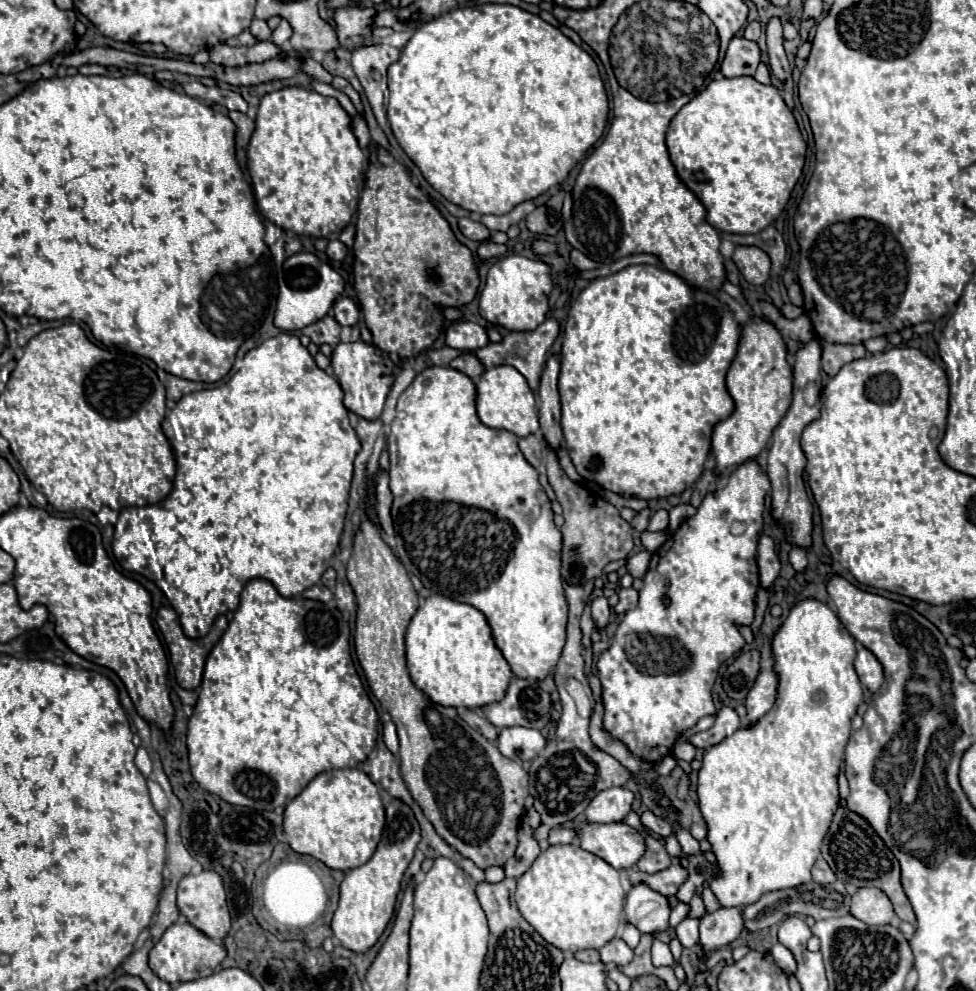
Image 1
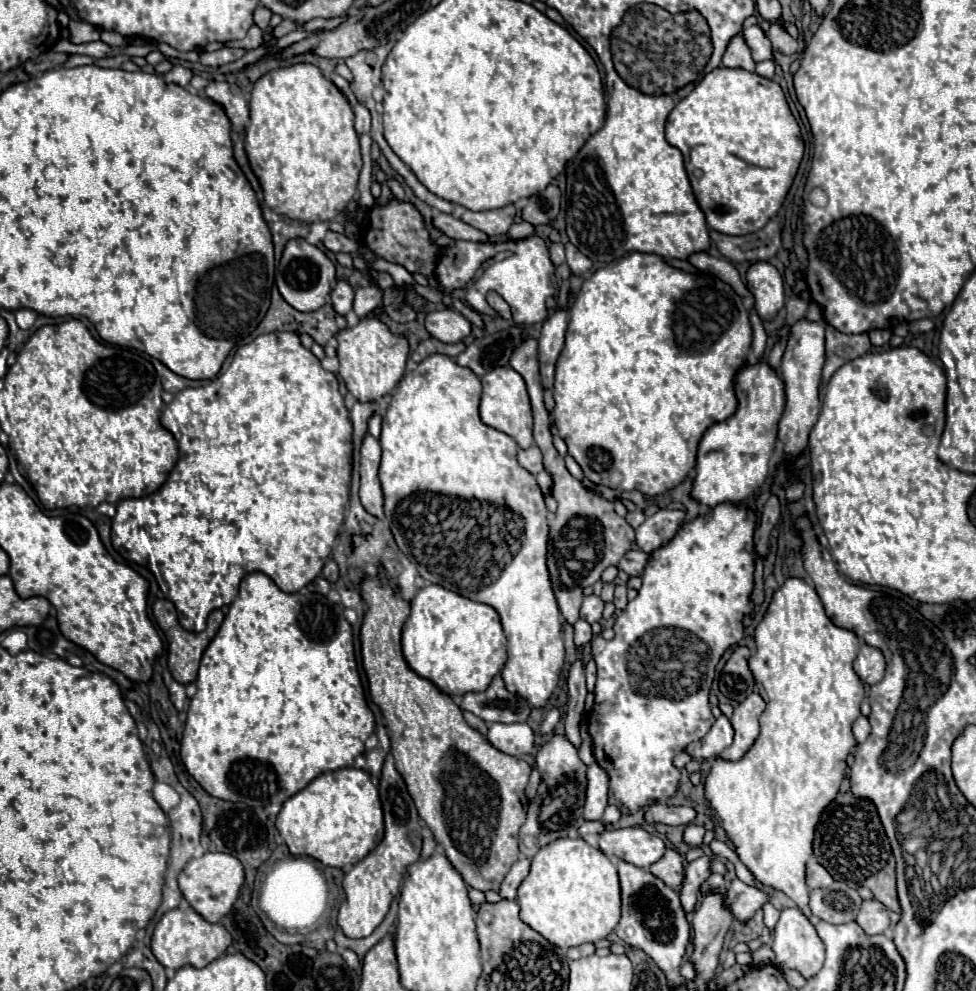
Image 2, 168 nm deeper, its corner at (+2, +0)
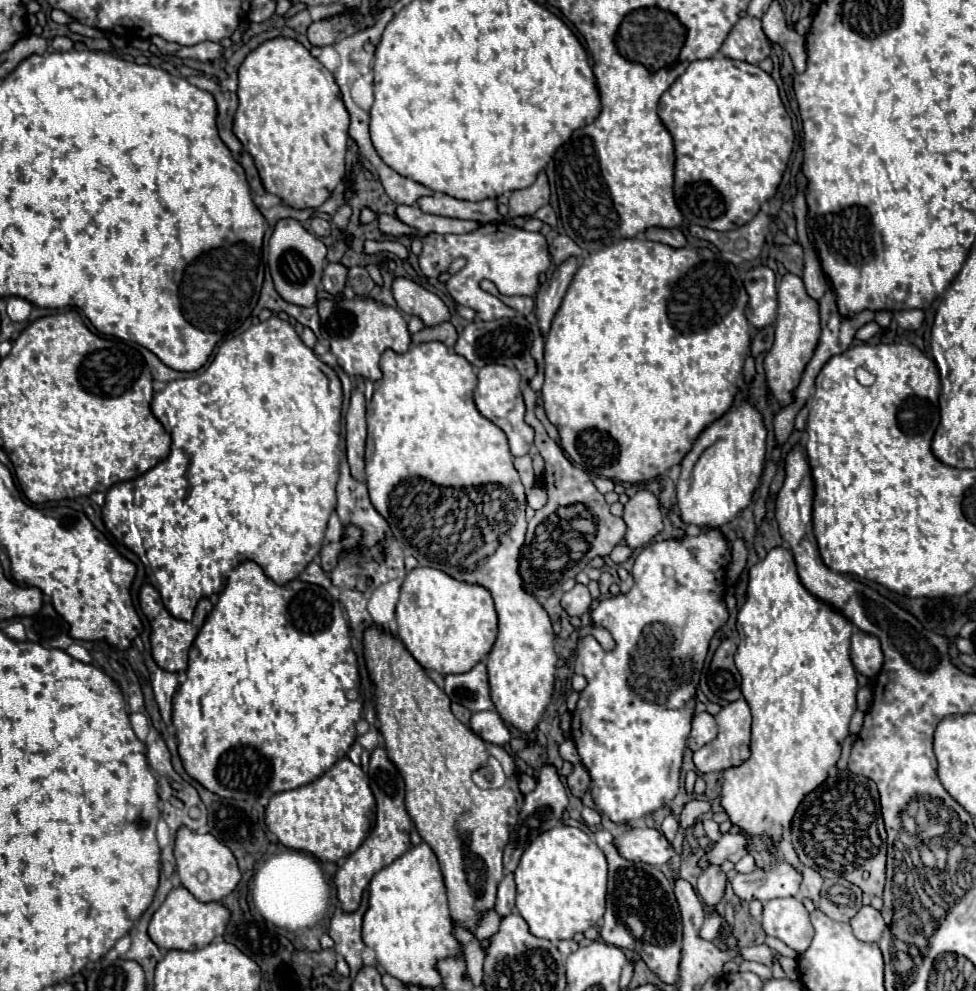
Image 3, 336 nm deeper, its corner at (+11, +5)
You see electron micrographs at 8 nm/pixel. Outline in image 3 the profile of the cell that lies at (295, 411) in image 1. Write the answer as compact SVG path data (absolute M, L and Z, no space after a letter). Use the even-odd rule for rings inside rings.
M271 317L259 325L249 327L245 333L237 337L223 341L217 349L217 355L209 363L209 367L205 367L195 377L169 381L163 391L155 393L151 411L173 437L171 453L165 461L159 461L145 475L111 487L105 495L103 521L105 521L105 527L111 531L111 535L117 539L117 543L131 549L143 561L144 566L151 569L157 589L161 593L163 605L173 617L189 621L199 599L219 595L225 589L229 571L243 561L255 561L257 565L261 565L261 569L265 571L269 579L273 579L277 585L285 585L293 581L301 571L305 571L305 567L319 553L323 537L325 537L325 529L327 529L327 519L333 513L335 503L337 503L335 485L339 479L339 457L341 457L339 423L341 423L341 399L343 399L339 381L337 381L337 387L329 387L329 379L321 369L325 369L325 365L299 339L295 329L279 317Z

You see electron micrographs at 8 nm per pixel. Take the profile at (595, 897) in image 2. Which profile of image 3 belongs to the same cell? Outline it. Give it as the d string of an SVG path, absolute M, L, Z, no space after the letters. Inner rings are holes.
M563 825L551 831L541 833L523 853L519 867L515 869L517 883L517 911L527 921L531 935L559 941L573 939L575 933L583 933L589 927L595 927L605 913L605 895L607 895L607 861L601 849L597 849L591 837L575 827Z

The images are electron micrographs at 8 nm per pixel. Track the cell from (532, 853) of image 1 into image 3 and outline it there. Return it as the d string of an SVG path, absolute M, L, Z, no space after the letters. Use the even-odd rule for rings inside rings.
M507 873L497 887L495 911L499 915L505 915L505 913L511 913L513 909L515 909L515 881L513 881L513 873Z

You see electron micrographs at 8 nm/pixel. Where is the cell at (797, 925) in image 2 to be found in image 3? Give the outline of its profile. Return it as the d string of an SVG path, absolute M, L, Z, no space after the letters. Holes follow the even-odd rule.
M795 897L771 899L763 905L763 931L781 939L797 955L805 953L813 941L813 925L803 903Z

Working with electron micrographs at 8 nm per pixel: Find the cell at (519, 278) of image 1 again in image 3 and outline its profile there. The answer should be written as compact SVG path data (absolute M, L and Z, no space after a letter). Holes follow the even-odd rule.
M503 221L481 225L477 231L465 233L465 235L429 233L421 237L421 241L423 241L423 253L419 257L419 267L423 265L425 275L429 275L429 263L445 263L447 255L453 255L453 251L457 251L457 255L461 257L467 257L467 265L447 281L447 291L457 303L469 305L471 309L475 309L483 321L507 317L511 315L511 311L493 295L489 295L489 299L485 301L485 291L481 291L479 281L483 279L493 281L501 295L535 297L539 289L539 277L549 269L549 263L551 263L547 243L541 233L517 229Z

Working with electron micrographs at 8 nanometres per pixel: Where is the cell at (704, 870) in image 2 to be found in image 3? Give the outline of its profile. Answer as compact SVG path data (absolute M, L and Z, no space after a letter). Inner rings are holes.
M725 833L715 843L715 847L711 847L711 851L707 851L707 853L701 855L701 859L697 861L697 865L701 869L707 869L709 865L721 865L723 861L737 863L743 855L747 855L747 843L745 843L743 833L737 833L737 835Z

